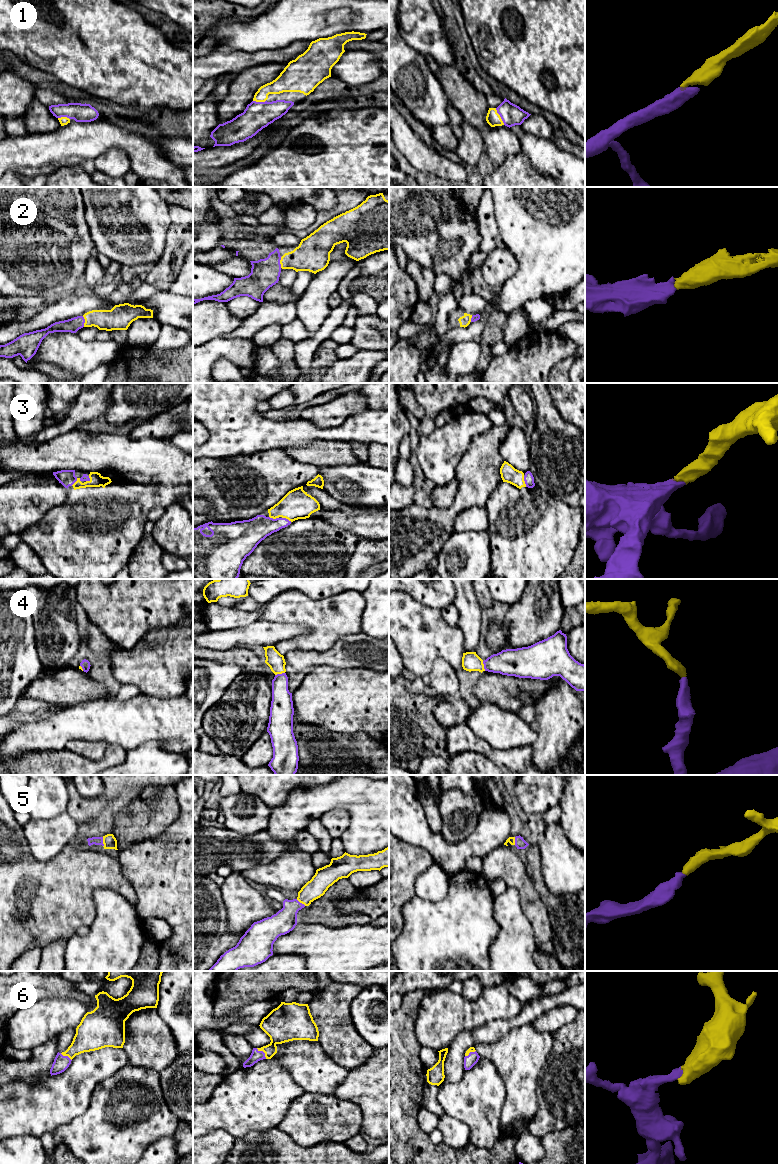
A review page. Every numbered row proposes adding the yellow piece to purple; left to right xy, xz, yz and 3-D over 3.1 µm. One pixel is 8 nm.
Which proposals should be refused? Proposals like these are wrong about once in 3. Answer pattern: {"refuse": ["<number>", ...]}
{"refuse": []}

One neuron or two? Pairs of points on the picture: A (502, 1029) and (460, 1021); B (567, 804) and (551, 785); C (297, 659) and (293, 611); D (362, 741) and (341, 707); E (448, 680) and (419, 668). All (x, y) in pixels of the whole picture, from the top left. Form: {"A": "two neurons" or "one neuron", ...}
{"A": "two neurons", "B": "two neurons", "C": "two neurons", "D": "two neurons", "E": "two neurons"}

